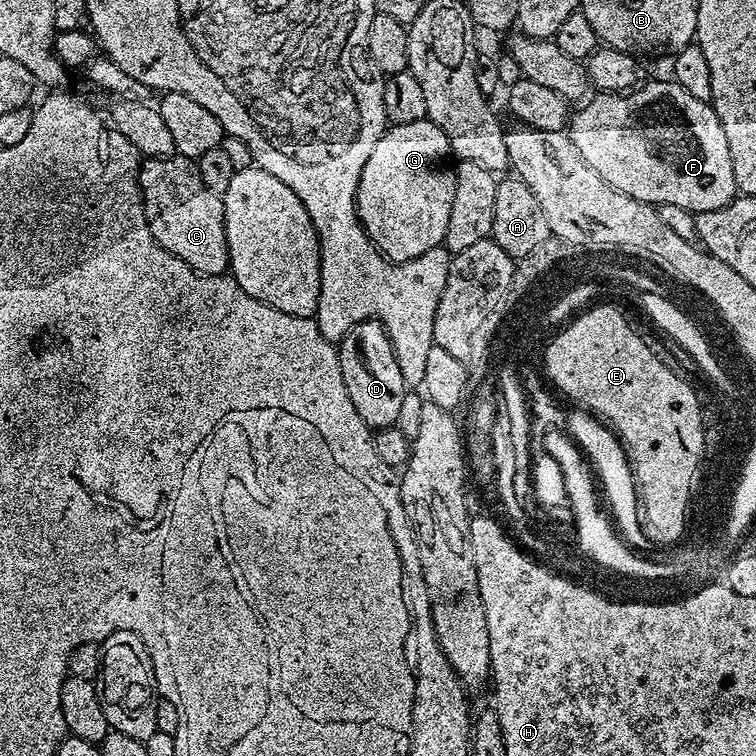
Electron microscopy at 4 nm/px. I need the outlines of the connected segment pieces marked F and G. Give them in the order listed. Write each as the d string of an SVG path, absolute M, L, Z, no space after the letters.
M671 78L652 80L649 84L644 82L625 93L600 92L594 96L581 103L577 112L575 109L571 113L566 135L571 138L586 166L590 166L602 182L614 186L614 190L619 192L626 189L630 198L643 204L669 204L693 214L725 208L736 199L734 162L730 162L726 130L722 130L722 122L709 101L686 94L686 90Z
M422 119L409 124L393 124L384 137L374 146L366 166L362 166L362 178L356 191L356 213L360 224L380 253L394 264L405 264L426 250L443 245L446 222L450 222L450 206L454 206L453 169L448 168L444 159L449 159L448 139L442 130L430 119Z

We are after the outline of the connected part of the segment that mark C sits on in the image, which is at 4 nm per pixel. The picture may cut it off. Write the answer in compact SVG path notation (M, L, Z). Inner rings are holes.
M179 155L163 160L145 159L138 168L140 198L144 201L144 221L150 226L150 234L166 252L182 258L198 274L223 276L229 271L226 230L224 229L224 201L218 194L206 190L200 171L193 161Z

